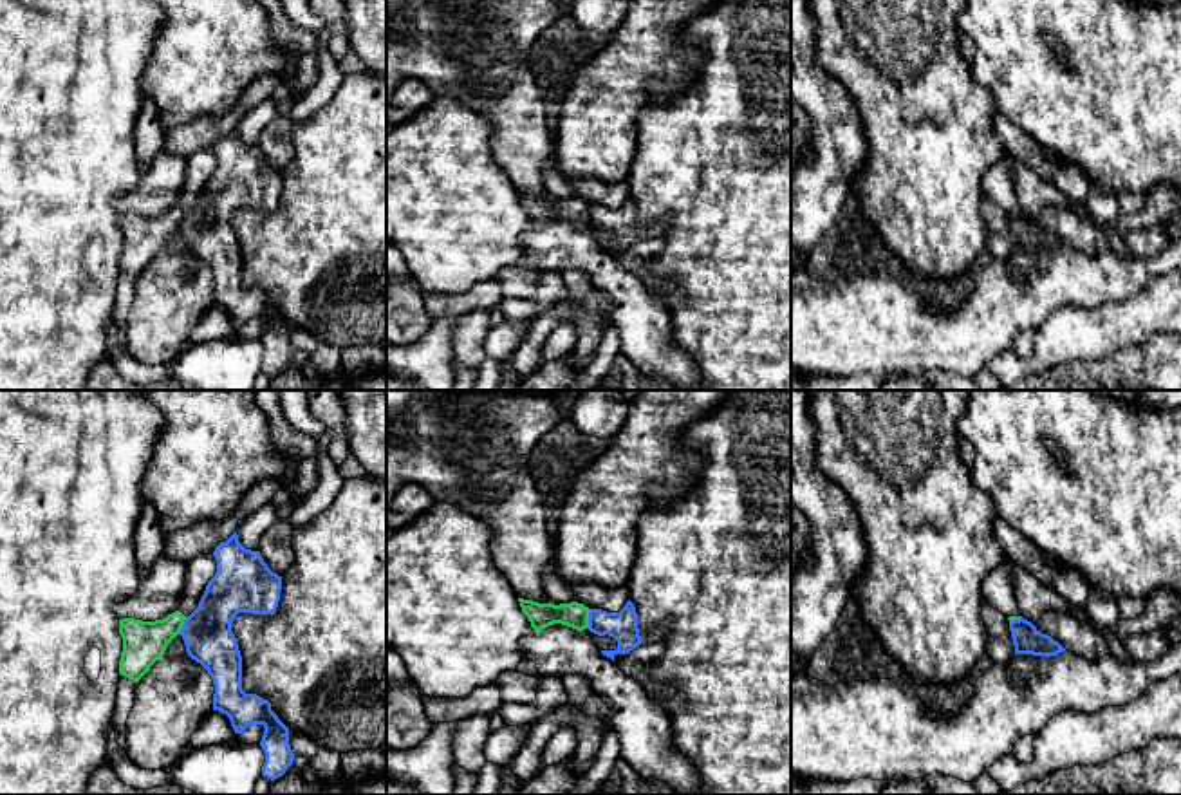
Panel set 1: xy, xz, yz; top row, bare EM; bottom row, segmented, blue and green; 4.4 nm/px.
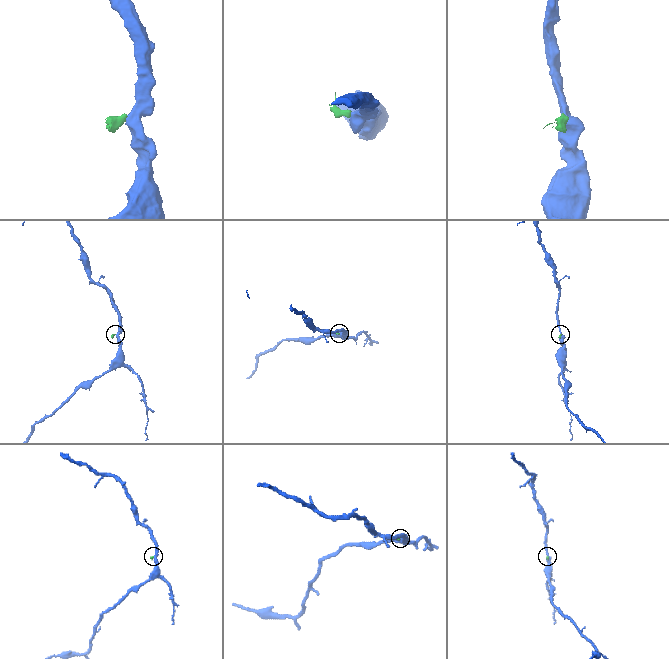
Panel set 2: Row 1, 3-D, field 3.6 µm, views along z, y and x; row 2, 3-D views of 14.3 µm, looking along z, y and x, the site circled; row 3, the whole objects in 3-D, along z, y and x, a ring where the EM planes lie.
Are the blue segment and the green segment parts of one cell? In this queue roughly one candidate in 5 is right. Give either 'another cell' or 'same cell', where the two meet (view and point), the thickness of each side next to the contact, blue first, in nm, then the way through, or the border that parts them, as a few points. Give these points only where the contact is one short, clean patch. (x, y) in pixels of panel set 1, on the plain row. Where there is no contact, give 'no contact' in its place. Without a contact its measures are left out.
another cell; meets blue in xz at (589, 214); 130 nm thick on the blue side, 120 nm on the other; border along xz (591, 205), (585, 223)

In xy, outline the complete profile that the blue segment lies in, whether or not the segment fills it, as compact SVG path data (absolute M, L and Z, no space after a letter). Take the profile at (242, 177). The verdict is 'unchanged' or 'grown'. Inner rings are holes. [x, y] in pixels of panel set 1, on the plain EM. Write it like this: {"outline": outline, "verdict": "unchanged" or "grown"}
{"outline": "M237 126L215 143L213 152L217 168L199 202L186 211L181 231L188 251L213 275L213 305L229 313L235 329L249 320L265 323L260 336L265 349L262 370L274 376L294 356L289 323L267 295L242 285L242 251L231 219L238 208L273 210L280 197L282 172L267 163L260 146L246 145Z", "verdict": "unchanged"}

